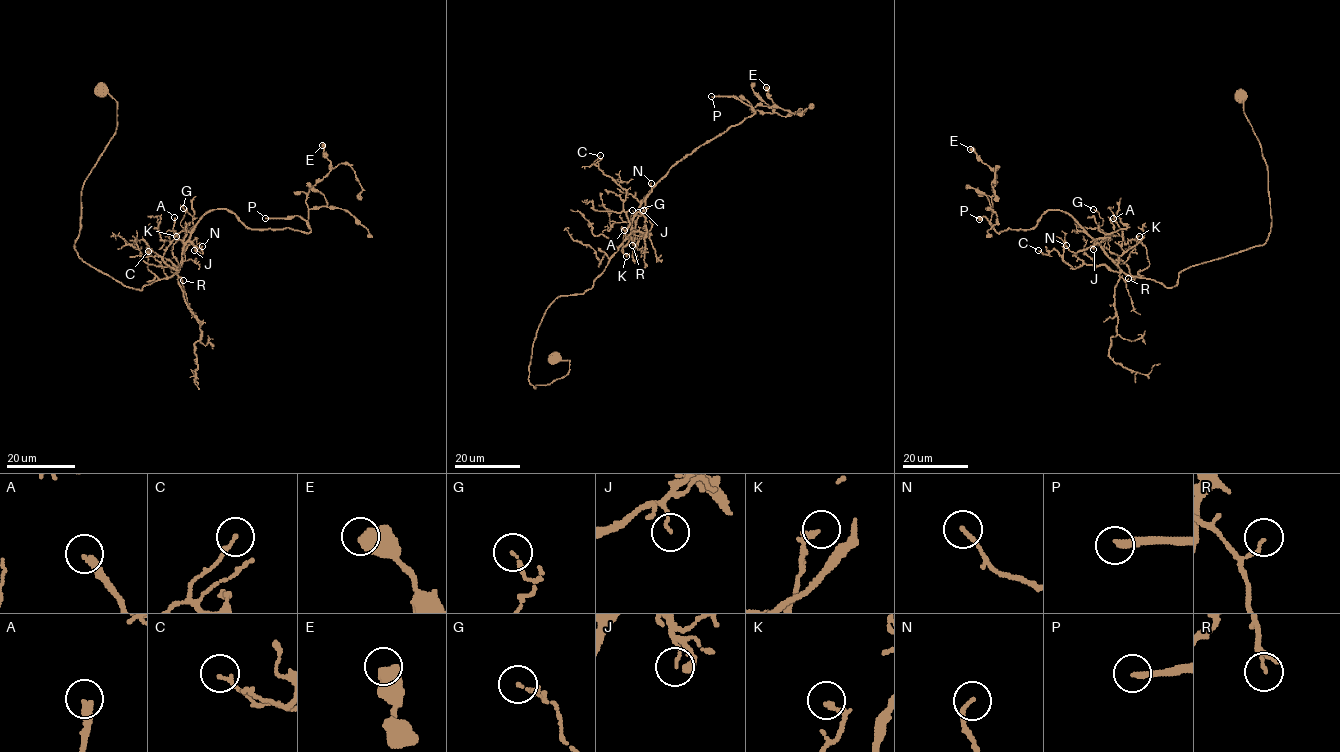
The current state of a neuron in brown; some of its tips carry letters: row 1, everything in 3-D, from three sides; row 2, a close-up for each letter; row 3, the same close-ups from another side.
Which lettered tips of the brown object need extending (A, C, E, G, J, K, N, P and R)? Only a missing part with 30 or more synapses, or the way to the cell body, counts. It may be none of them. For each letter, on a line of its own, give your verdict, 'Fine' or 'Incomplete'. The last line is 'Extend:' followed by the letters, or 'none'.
A: Fine
C: Fine
E: Fine
G: Fine
J: Fine
K: Fine
N: Fine
P: Incomplete
R: Fine
Extend: P

